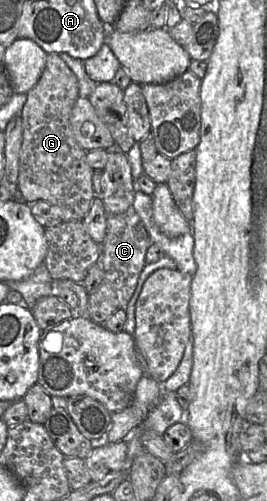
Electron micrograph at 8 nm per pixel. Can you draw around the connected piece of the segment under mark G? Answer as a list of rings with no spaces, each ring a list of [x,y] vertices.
[[[47,54],[45,68],[37,84],[27,93],[27,100],[19,114],[23,139],[19,155],[17,188],[21,199],[26,203],[44,200],[60,207],[63,212],[63,222],[82,220],[96,195],[92,183],[94,169],[86,161],[88,151],[77,142],[71,124],[72,110],[80,97],[78,79],[59,54]]]

